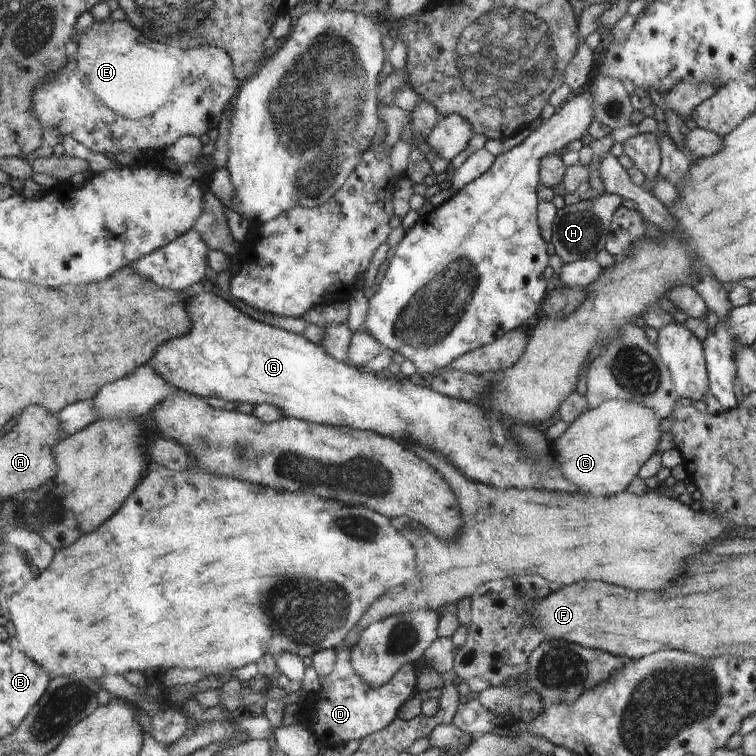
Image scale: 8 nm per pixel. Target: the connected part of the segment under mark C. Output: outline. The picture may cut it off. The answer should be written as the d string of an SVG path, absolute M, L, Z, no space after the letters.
M605 400L600 406L583 412L568 425L566 432L552 441L564 478L582 492L602 498L626 490L640 466L657 450L662 435L658 420L661 423L656 412L630 400Z

